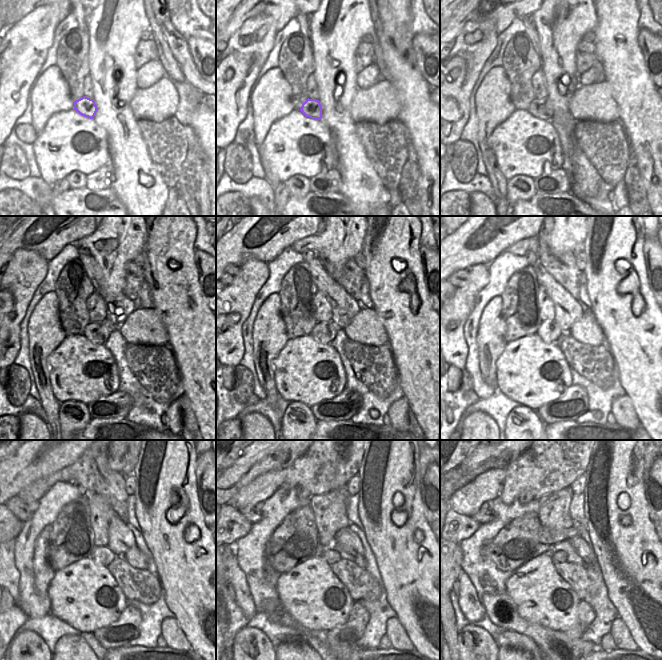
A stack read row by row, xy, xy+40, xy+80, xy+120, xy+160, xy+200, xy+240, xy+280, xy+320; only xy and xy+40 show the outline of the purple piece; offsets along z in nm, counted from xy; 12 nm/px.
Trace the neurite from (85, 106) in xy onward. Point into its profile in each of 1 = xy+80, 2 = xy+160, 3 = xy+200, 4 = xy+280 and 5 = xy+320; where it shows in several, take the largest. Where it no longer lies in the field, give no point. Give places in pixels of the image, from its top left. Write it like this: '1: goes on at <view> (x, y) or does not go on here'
1: goes on at xy+80 (541, 109)
2: goes on at xy+160 (324, 332)
3: goes on at xy+200 (548, 331)
4: goes on at xy+280 (331, 556)
5: goes on at xy+320 (560, 556)

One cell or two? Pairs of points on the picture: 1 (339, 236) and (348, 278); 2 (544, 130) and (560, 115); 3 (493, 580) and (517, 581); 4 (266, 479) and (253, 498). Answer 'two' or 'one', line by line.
1: two
2: two
3: two
4: one

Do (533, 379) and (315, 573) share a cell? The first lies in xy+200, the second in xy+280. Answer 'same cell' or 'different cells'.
same cell

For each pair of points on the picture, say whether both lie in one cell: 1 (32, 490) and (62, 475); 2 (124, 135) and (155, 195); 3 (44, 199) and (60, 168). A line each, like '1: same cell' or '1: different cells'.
1: same cell
2: same cell
3: different cells

